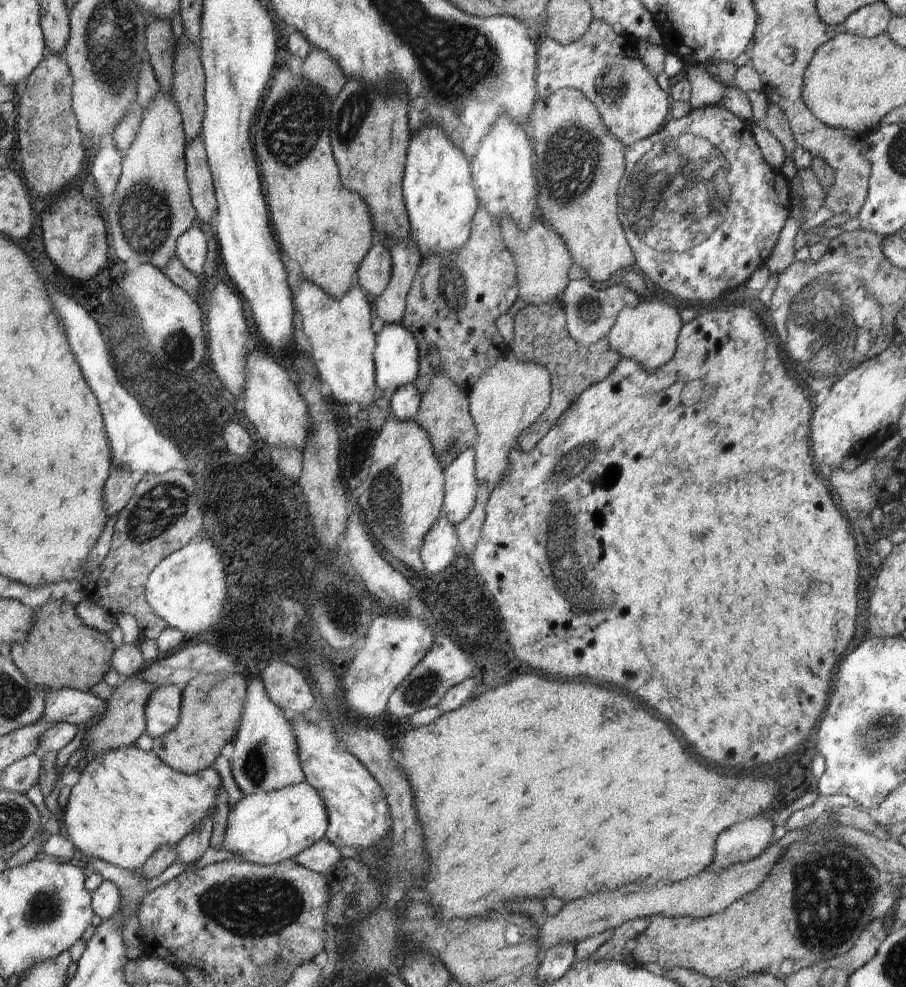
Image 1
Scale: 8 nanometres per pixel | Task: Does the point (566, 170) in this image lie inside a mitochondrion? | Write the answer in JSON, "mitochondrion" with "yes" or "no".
{"mitochondrion":"yes"}

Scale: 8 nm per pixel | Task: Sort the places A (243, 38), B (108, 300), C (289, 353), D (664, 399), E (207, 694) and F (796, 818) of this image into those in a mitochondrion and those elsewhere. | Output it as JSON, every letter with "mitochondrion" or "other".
{"A":"other","B":"other","C":"other","D":"other","E":"mitochondrion","F":"other"}

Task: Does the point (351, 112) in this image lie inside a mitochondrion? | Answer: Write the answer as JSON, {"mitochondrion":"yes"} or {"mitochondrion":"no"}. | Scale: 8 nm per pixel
{"mitochondrion":"yes"}

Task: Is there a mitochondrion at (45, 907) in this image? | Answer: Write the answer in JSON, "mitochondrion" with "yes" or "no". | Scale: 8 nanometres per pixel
{"mitochondrion":"yes"}

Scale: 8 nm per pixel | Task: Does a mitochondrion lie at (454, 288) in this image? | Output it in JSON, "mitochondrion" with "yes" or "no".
{"mitochondrion":"yes"}

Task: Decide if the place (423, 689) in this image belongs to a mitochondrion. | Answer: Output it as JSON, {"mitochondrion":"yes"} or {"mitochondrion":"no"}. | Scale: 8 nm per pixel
{"mitochondrion":"yes"}

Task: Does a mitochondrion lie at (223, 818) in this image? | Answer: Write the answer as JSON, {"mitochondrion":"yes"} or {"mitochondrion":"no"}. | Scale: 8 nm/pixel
{"mitochondrion":"no"}

